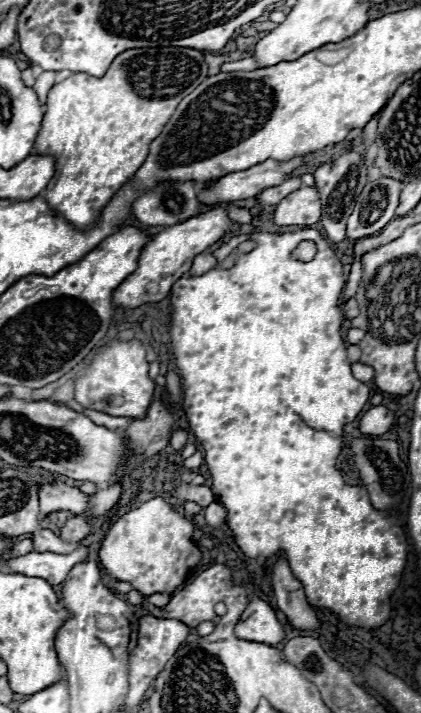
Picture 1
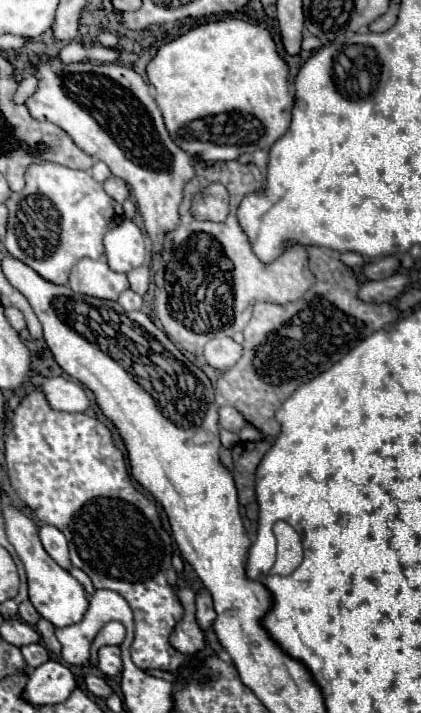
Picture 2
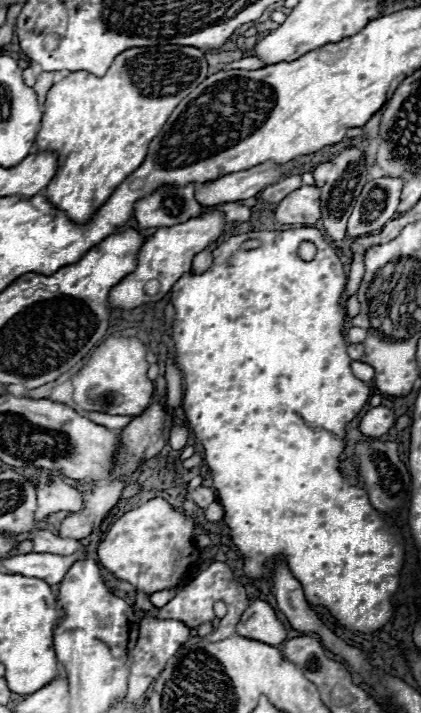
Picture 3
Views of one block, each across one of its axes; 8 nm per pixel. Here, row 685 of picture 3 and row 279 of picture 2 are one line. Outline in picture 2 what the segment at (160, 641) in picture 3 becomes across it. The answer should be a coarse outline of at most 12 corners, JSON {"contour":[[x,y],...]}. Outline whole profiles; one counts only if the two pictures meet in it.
{"contour":[[150,264],[128,272],[130,288],[144,296],[150,288]]}

